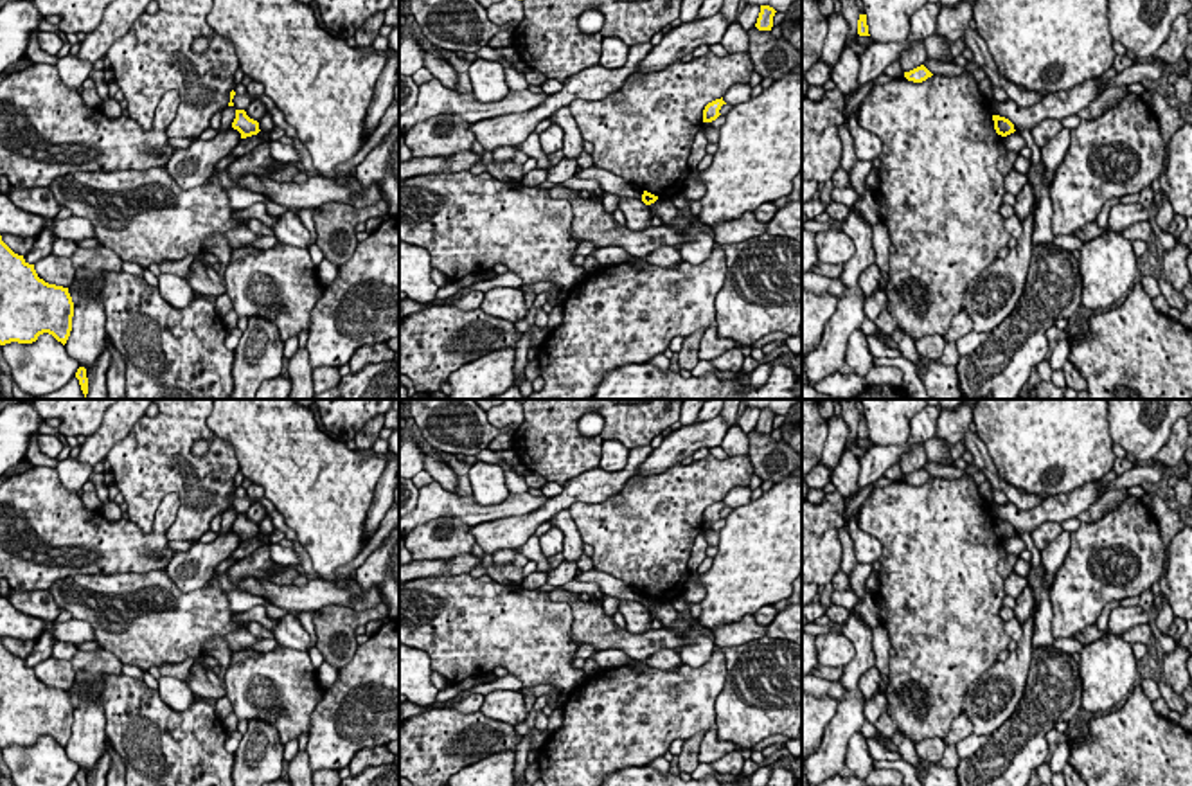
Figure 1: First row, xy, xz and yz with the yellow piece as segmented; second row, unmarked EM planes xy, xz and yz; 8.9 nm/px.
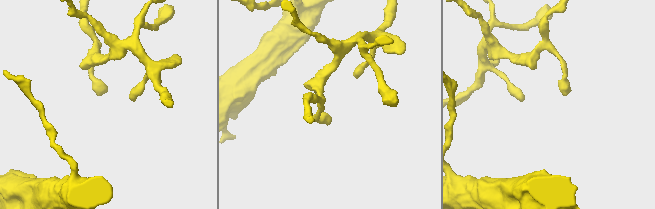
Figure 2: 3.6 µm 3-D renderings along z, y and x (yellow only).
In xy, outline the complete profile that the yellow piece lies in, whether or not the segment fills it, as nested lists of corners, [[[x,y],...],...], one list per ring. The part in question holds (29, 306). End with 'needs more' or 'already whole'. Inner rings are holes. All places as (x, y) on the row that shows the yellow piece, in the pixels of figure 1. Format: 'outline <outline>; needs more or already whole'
outline [[[0,236],[0,345],[32,344],[43,333],[65,345],[72,317],[68,288],[40,279],[34,264],[14,254]]]; already whole

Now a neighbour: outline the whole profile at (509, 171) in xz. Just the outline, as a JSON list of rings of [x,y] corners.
[[[493,160],[487,165],[485,173],[493,174],[500,182],[521,182],[521,178],[525,176],[523,167],[516,165],[512,160],[505,164],[498,164]]]

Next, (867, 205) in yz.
[[[858,160],[849,173],[849,187],[854,189],[859,196],[852,209],[859,212],[868,225],[874,227],[879,221],[879,201],[872,192],[867,191],[867,176],[872,169],[872,162]]]

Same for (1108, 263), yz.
[[[1107,230],[1081,248],[1082,308],[1109,309],[1129,295],[1138,277],[1133,243],[1120,232]]]

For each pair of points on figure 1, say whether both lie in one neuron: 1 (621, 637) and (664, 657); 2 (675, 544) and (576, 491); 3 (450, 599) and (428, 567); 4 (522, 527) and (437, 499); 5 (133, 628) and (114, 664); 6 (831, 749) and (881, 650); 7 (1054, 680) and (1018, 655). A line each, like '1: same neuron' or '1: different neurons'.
1: different neurons
2: different neurons
3: different neurons
4: different neurons
5: different neurons
6: different neurons
7: different neurons

